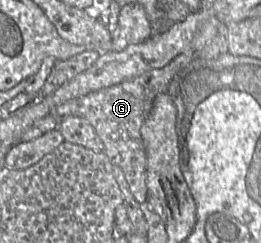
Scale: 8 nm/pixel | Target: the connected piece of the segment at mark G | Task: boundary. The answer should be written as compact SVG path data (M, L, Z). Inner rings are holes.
M186 49L162 68L152 69L119 84L69 100L55 109L54 114L59 119L75 116L87 120L92 125L103 142L103 152L113 165L122 171L132 196L141 204L146 203L148 197L147 156L141 127L152 109L156 96L167 91L174 76L186 67L196 54L191 49Z

